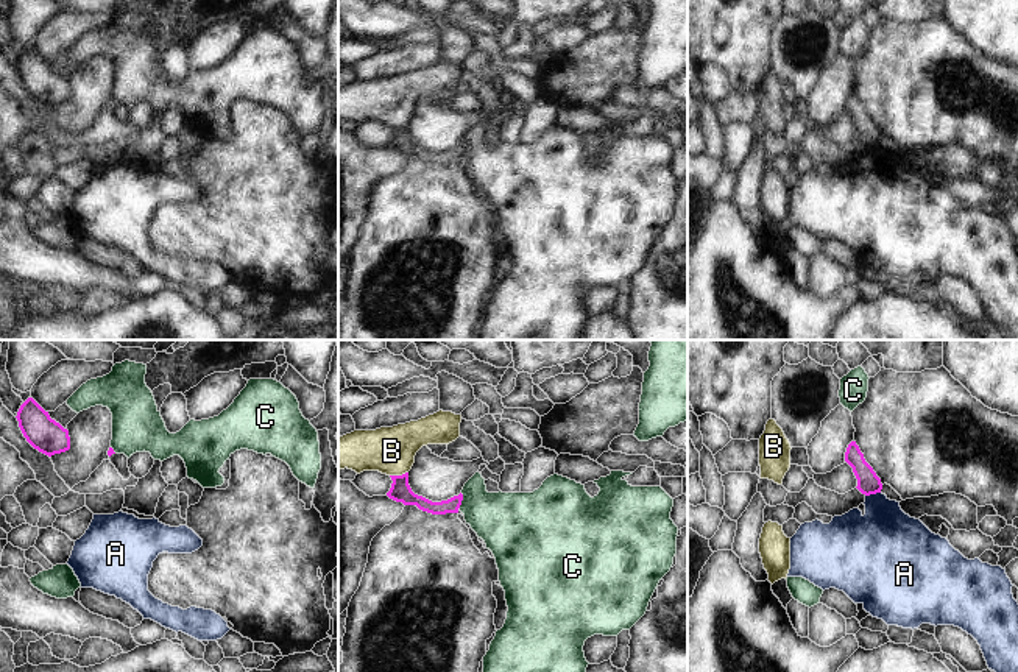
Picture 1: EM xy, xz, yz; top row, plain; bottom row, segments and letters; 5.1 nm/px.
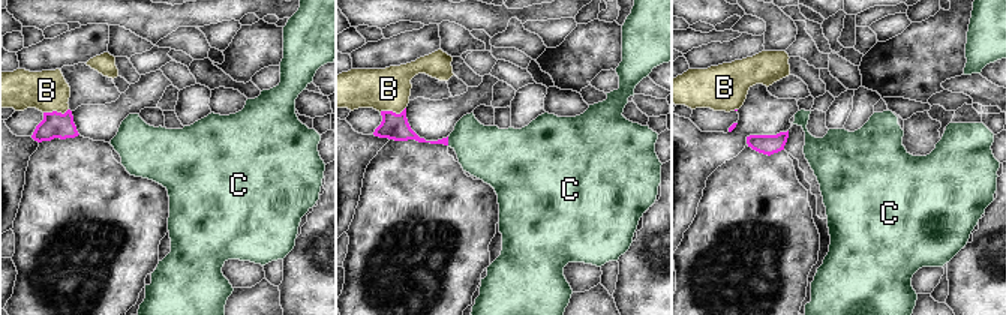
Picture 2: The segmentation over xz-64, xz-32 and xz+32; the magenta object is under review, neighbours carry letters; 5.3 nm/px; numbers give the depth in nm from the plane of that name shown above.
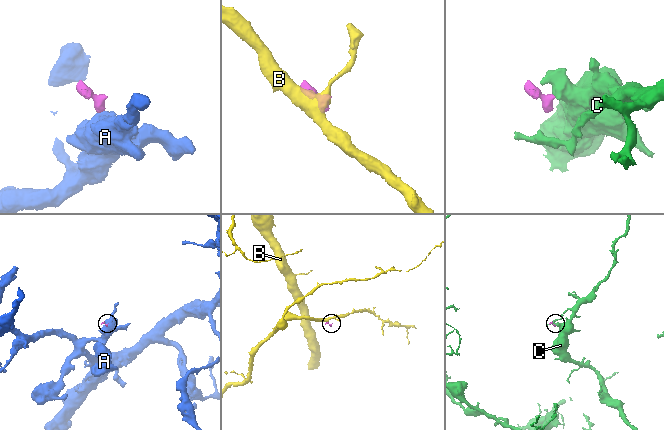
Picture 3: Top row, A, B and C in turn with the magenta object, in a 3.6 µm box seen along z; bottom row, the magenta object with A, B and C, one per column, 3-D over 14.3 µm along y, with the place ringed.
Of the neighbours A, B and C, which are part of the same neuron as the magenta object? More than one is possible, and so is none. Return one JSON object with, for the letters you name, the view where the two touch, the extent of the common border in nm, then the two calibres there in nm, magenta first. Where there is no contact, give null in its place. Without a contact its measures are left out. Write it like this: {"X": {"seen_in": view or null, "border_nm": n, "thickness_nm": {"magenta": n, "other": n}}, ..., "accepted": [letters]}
{"B": {"seen_in": "xz", "border_nm": 100, "thickness_nm": {"magenta": 110, "other": 240}}, "accepted": ["B"]}

